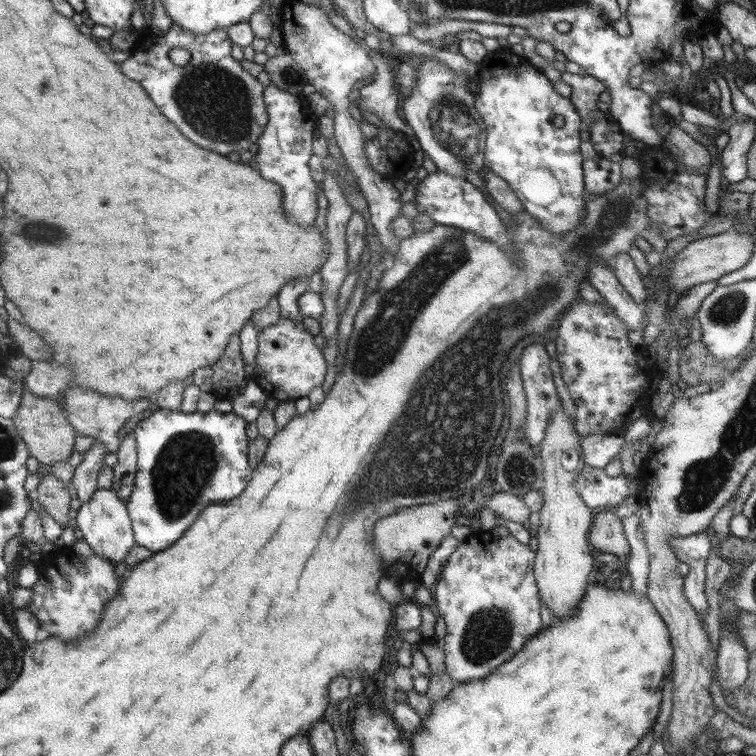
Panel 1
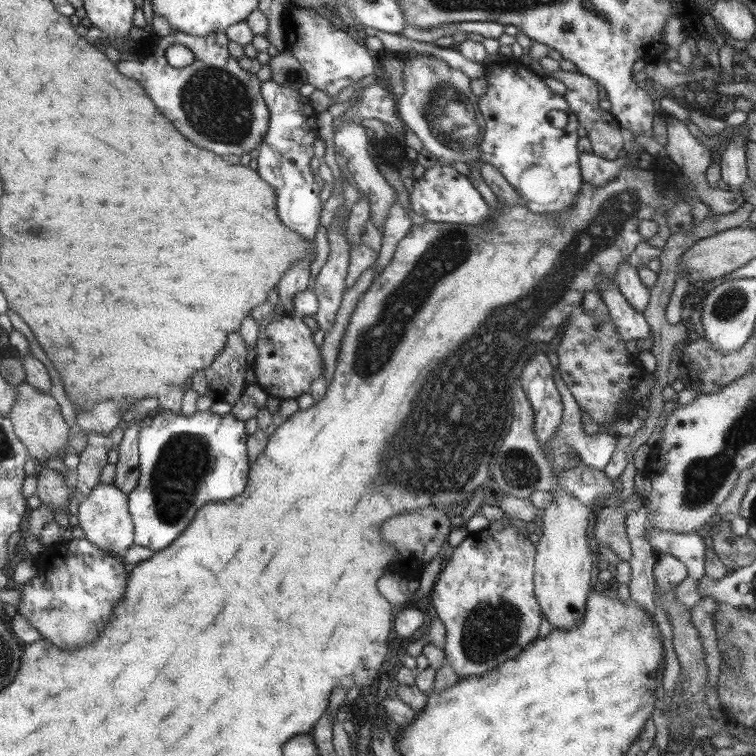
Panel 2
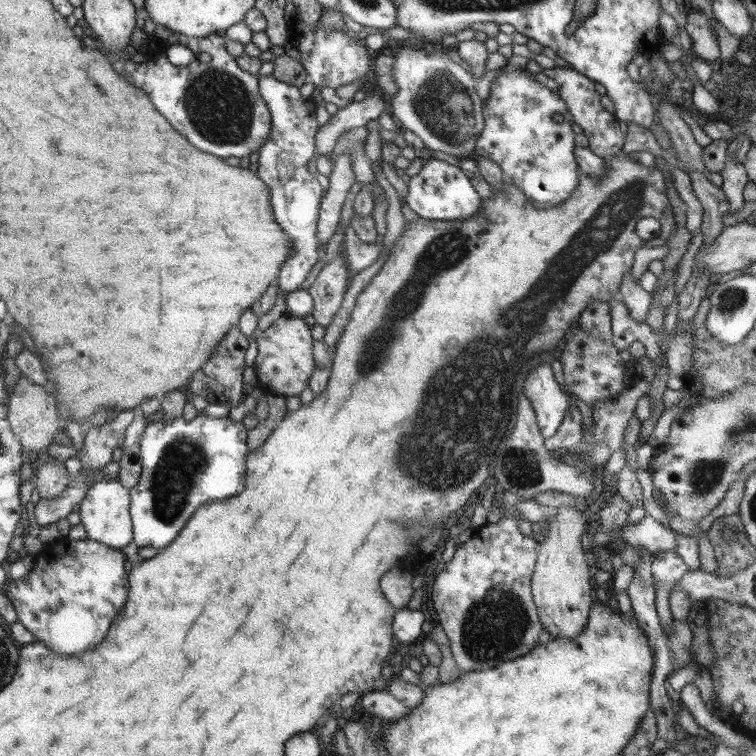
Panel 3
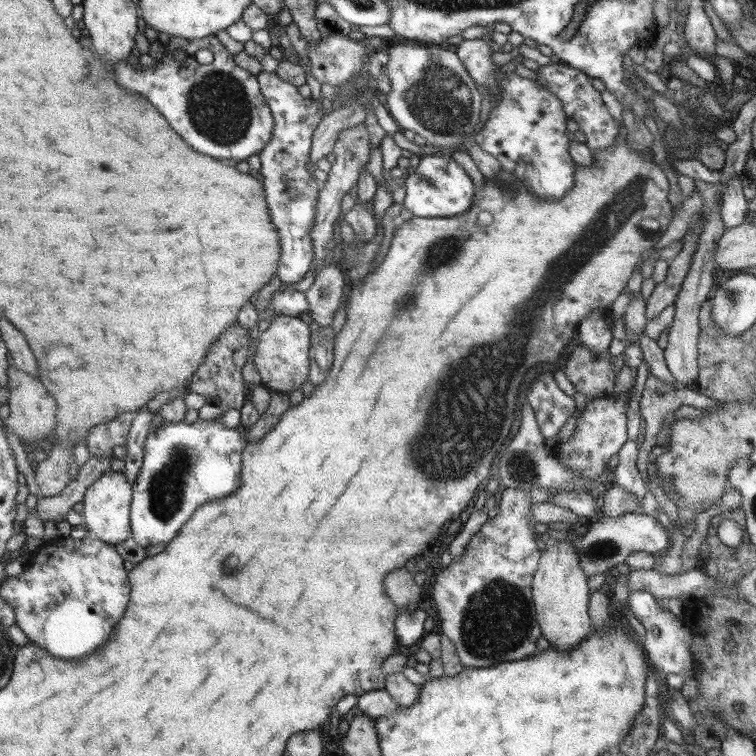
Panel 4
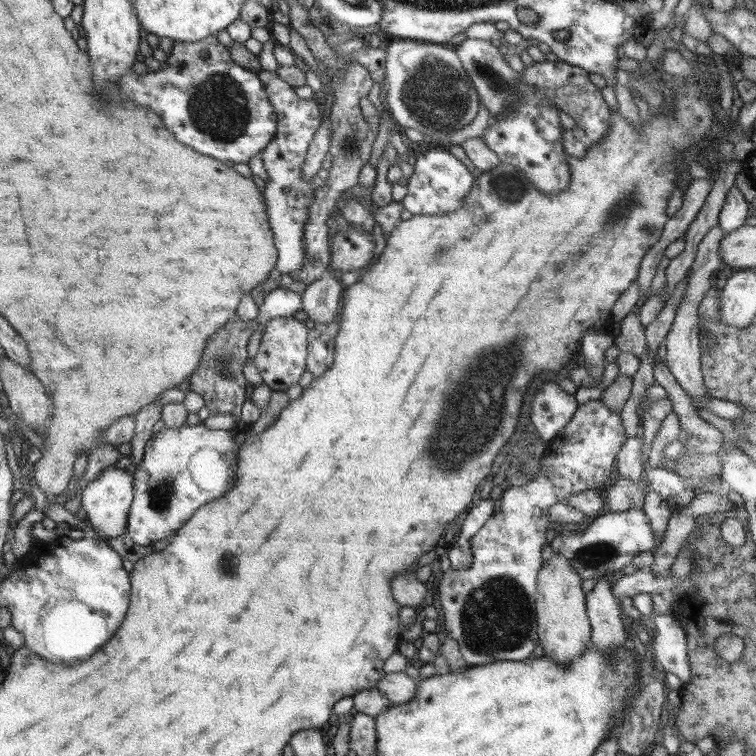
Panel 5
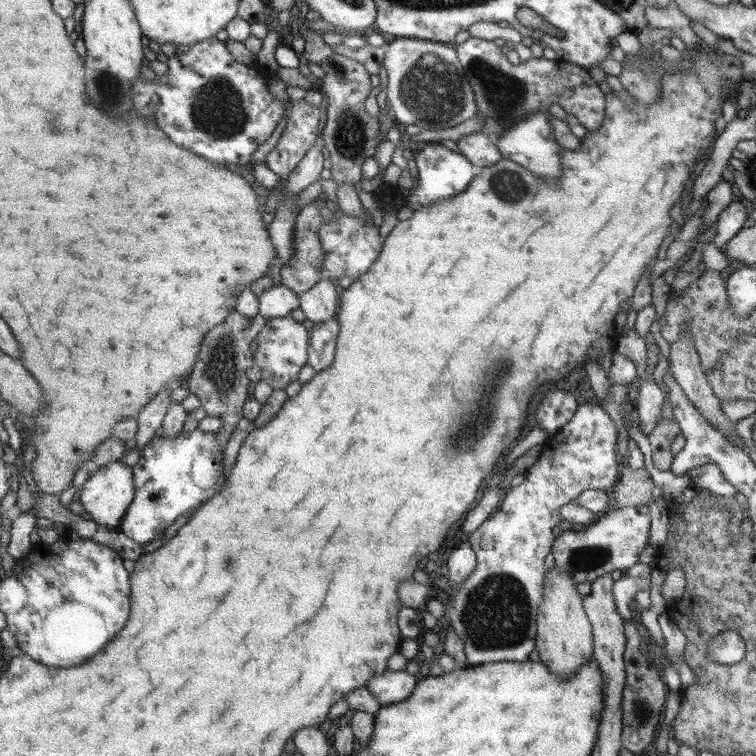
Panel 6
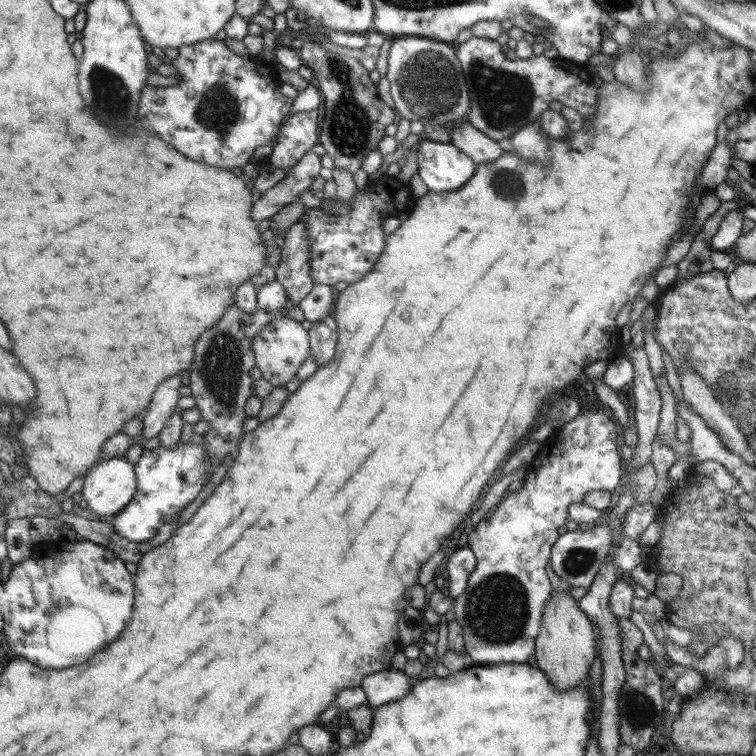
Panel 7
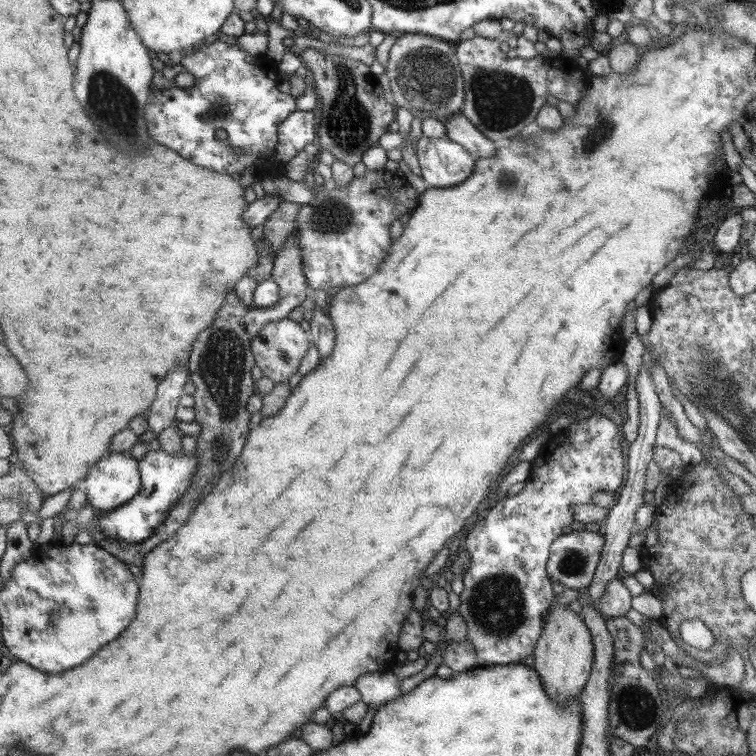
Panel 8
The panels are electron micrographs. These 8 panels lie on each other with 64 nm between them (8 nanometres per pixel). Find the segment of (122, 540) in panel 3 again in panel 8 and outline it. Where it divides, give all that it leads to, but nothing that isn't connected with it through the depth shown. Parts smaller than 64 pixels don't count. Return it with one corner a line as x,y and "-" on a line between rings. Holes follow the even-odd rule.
107,452
84,476
84,492
88,504
99,514
111,512
131,500
140,491
140,470
129,452

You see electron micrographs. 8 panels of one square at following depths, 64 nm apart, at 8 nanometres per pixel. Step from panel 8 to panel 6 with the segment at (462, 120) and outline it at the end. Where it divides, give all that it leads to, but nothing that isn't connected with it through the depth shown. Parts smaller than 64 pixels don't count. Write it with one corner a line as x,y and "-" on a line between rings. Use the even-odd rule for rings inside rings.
473,132
461,136
455,143
461,154
476,168
491,166
501,159
501,154
494,146
496,137
486,133

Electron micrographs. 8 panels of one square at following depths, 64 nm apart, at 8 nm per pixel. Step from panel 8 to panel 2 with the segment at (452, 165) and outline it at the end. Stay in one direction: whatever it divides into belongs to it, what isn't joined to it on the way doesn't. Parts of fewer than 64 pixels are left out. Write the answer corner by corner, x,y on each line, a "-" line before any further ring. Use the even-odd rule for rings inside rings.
435,163
424,170
422,177
413,179
412,191
408,194
410,210
435,223
467,224
477,226
489,218
490,207
473,188
467,177
447,164

